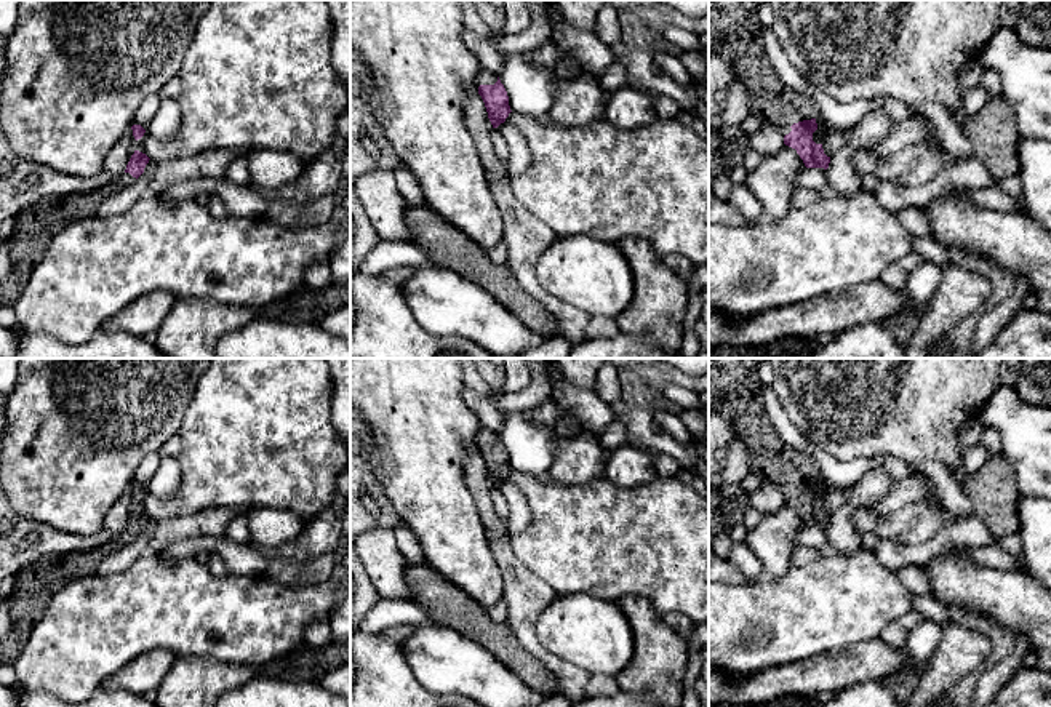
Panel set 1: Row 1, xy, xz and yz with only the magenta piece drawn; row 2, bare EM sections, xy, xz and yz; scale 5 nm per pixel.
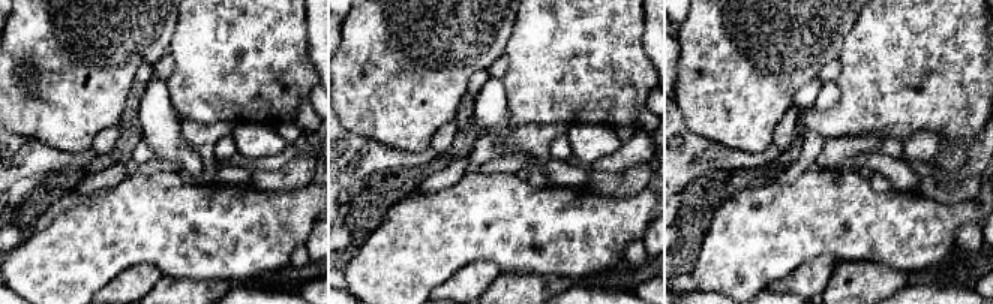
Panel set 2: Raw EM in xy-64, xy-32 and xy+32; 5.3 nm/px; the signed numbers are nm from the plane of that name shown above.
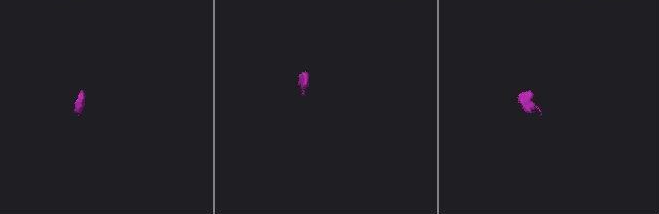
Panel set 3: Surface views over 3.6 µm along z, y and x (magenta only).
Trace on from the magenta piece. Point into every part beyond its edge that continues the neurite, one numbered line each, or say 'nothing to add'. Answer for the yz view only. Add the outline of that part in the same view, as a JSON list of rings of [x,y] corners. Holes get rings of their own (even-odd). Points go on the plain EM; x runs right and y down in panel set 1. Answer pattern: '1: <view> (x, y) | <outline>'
1: yz (735, 391) | [[[709,358],[709,414],[723,414],[734,422],[737,438],[753,454],[752,473],[761,473],[784,494],[792,483],[819,475],[817,462],[784,443],[774,432],[761,400],[758,365],[763,358]]]

